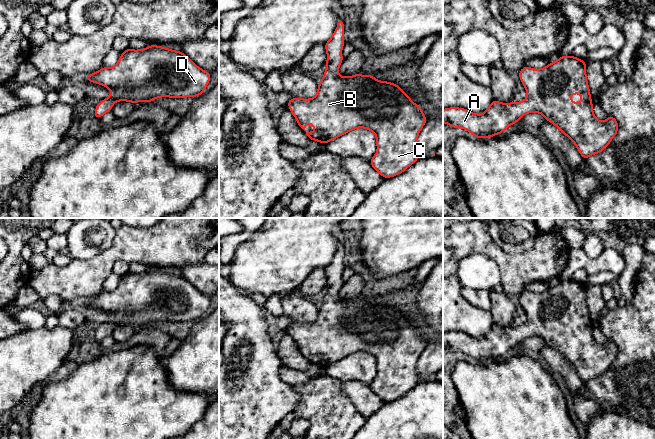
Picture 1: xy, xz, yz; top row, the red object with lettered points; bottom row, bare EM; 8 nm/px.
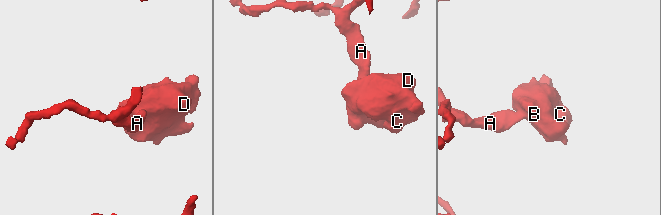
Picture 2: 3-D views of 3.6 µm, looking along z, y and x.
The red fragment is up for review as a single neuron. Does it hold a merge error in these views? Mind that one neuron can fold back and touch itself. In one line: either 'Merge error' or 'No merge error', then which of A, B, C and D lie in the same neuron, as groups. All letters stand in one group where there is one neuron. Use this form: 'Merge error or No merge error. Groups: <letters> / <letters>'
No merge error. Groups: A B C D

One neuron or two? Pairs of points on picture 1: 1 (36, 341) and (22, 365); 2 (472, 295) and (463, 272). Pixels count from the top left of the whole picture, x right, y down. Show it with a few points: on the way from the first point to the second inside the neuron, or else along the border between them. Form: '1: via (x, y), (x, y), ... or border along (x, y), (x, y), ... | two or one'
1: via (36, 347), (36, 350), (27, 359) | one
2: border along (462, 286), (488, 291) | two

